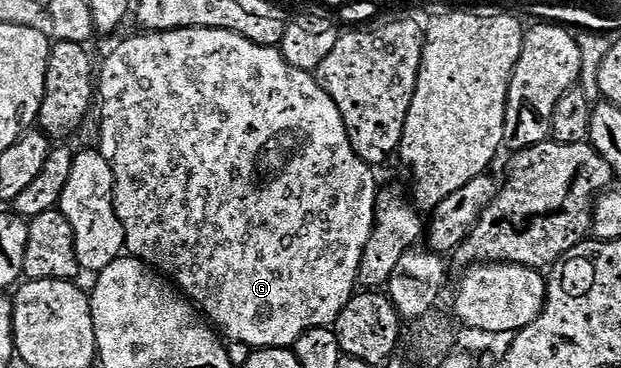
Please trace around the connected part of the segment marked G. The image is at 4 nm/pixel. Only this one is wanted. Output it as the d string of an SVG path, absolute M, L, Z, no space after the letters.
M181 27L175 31L137 34L132 36L131 39L124 40L107 57L106 64L100 67L100 74L96 79L96 95L100 103L102 99L102 144L100 144L100 150L114 174L114 208L120 217L120 225L126 234L125 250L133 258L141 259L147 267L153 267L155 271L165 275L174 284L175 288L180 289L182 294L198 308L199 312L227 340L243 342L244 345L248 345L251 349L261 349L263 347L284 347L290 349L293 348L295 341L308 329L313 327L330 327L336 321L336 317L340 317L344 305L348 305L350 298L356 294L360 261L364 257L364 245L368 245L368 237L374 228L374 207L378 204L378 192L380 190L380 184L374 180L375 168L371 164L365 163L352 149L350 138L344 129L344 121L340 117L340 109L336 109L336 101L332 101L332 97L328 97L328 93L311 72L301 71L292 65L288 65L288 61L282 56L278 47L261 47L231 31L208 29L207 27Z

